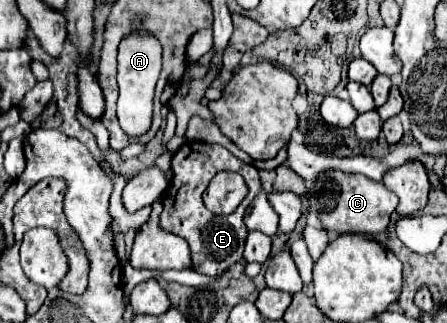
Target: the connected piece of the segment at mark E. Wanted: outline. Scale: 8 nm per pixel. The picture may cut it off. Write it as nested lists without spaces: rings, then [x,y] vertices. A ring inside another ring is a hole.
[[[187,140],[173,154],[171,170],[173,170],[175,178],[173,178],[173,182],[167,186],[167,190],[163,194],[163,212],[159,216],[161,228],[165,232],[177,234],[177,236],[181,236],[183,240],[189,242],[191,258],[193,258],[193,268],[197,272],[213,276],[213,274],[219,274],[219,272],[231,268],[235,262],[239,262],[243,258],[243,244],[245,244],[245,238],[247,238],[247,232],[249,232],[247,226],[243,224],[243,214],[249,208],[249,204],[253,202],[253,198],[261,190],[257,168],[251,166],[251,164],[241,162],[227,148],[223,148],[219,144]],[[221,170],[229,170],[229,172],[241,174],[245,184],[247,184],[247,188],[249,188],[249,194],[245,196],[245,200],[229,216],[215,216],[215,214],[211,214],[203,206],[203,200],[201,200],[201,194],[205,192],[209,180],[217,172],[221,172]]]

